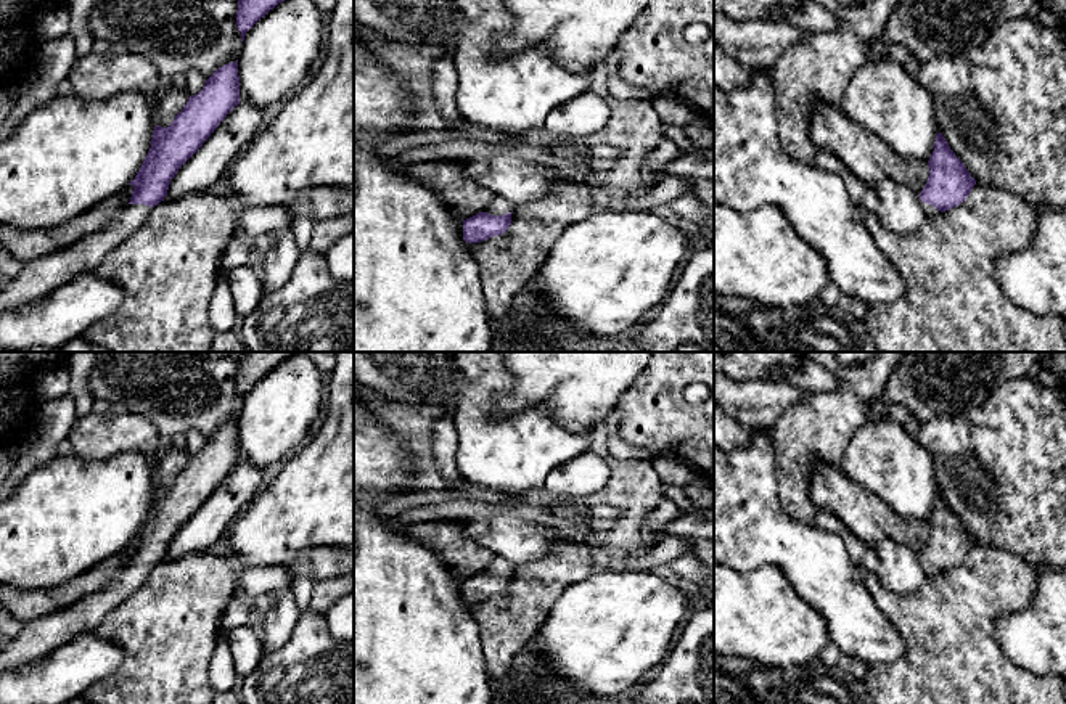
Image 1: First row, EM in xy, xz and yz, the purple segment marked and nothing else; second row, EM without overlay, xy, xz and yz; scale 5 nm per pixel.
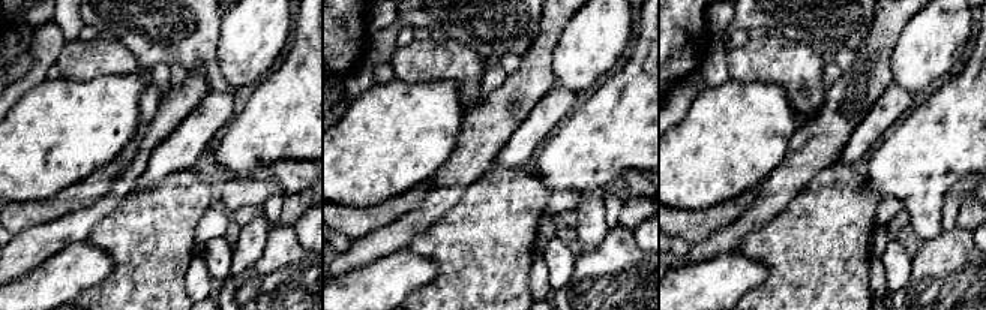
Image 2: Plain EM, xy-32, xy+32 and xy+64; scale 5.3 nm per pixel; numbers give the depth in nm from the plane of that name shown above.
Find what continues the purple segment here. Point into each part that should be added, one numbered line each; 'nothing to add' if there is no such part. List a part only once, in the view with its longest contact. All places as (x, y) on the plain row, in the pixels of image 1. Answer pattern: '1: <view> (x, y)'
1: xz (499, 566)

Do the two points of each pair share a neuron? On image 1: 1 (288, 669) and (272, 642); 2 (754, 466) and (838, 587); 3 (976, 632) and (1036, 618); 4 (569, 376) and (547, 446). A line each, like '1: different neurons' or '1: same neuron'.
1: different neurons
2: same neuron
3: different neurons
4: different neurons

